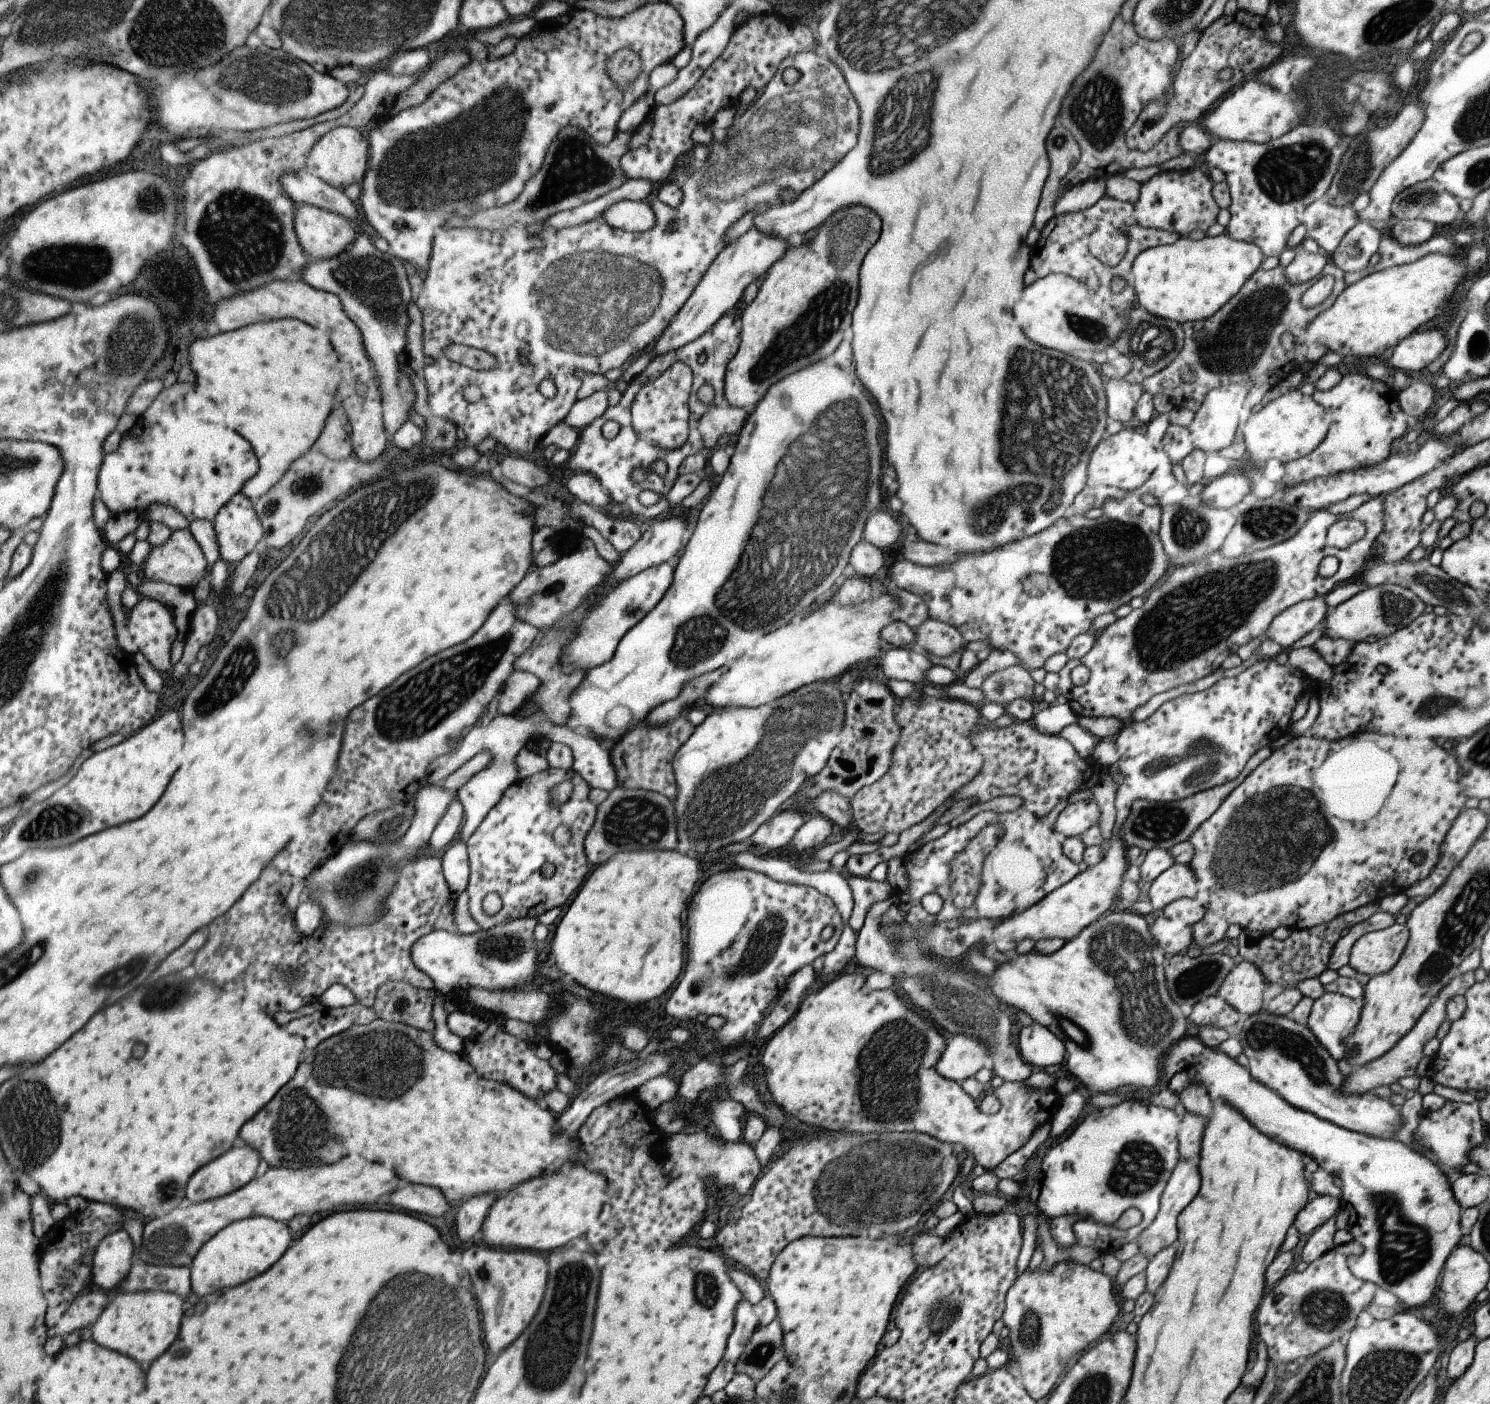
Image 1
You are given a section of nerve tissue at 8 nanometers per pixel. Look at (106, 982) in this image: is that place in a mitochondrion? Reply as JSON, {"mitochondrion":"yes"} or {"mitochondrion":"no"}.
{"mitochondrion":"yes"}

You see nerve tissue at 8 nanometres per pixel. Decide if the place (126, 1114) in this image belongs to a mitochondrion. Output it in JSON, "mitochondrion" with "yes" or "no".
{"mitochondrion":"no"}

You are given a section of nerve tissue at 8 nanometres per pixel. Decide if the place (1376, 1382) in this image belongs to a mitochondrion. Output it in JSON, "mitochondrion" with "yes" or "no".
{"mitochondrion":"yes"}

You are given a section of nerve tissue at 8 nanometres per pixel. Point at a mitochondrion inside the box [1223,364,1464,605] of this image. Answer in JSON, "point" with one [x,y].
{"point":[1266,521]}

